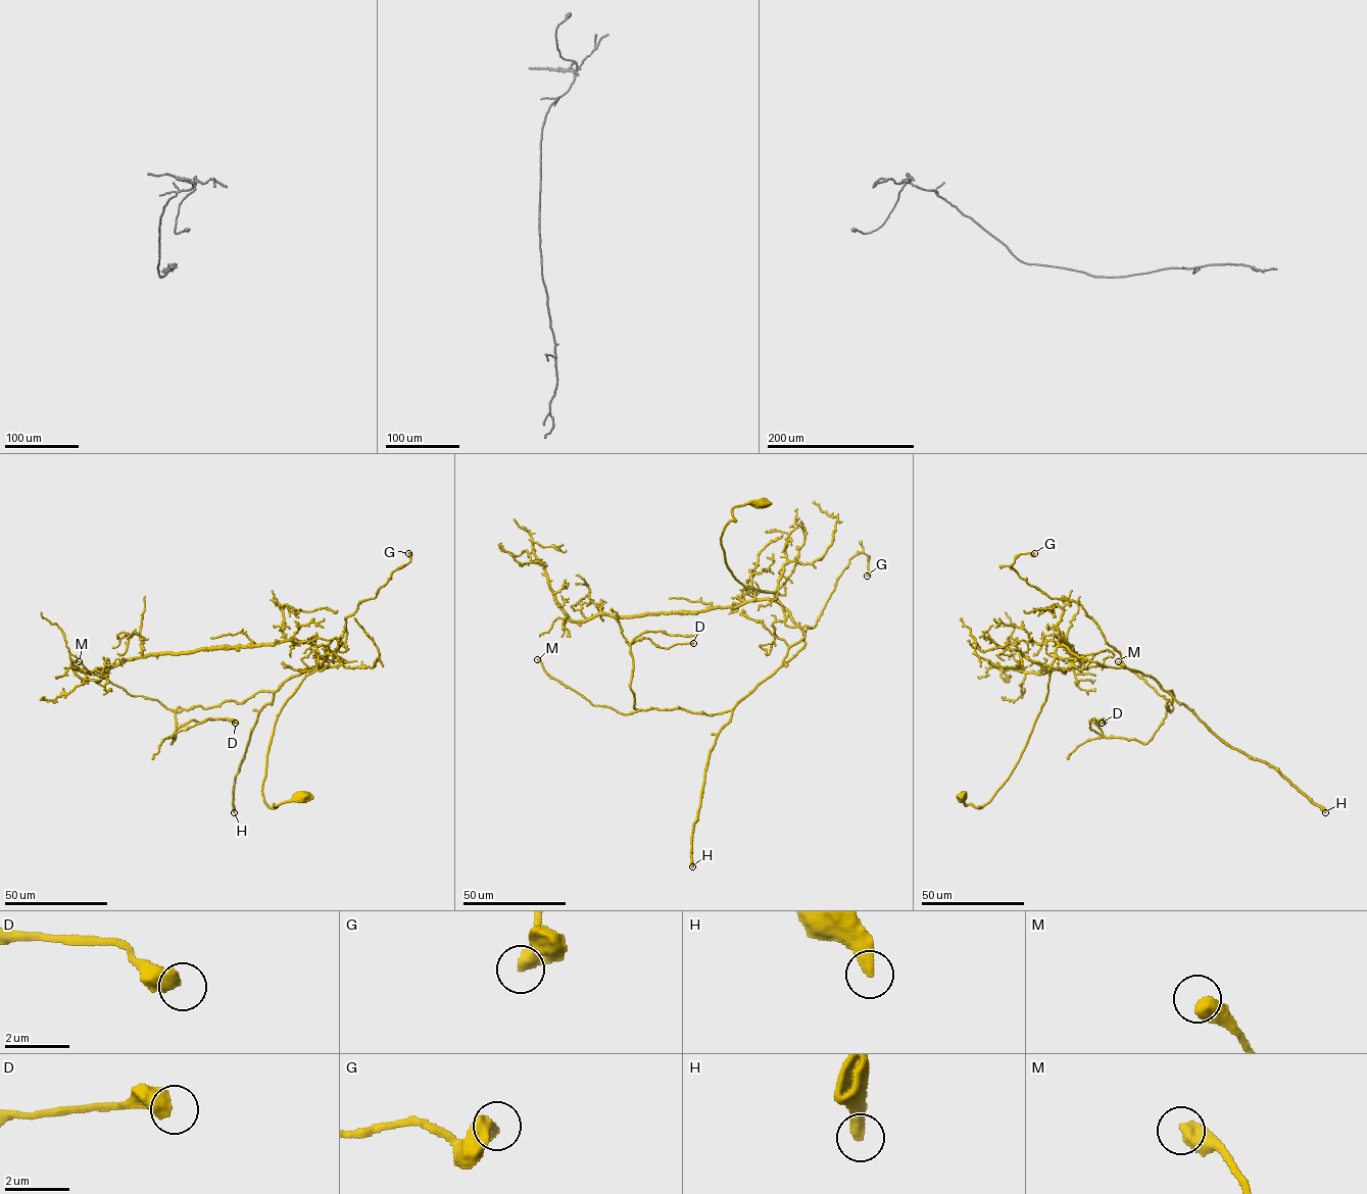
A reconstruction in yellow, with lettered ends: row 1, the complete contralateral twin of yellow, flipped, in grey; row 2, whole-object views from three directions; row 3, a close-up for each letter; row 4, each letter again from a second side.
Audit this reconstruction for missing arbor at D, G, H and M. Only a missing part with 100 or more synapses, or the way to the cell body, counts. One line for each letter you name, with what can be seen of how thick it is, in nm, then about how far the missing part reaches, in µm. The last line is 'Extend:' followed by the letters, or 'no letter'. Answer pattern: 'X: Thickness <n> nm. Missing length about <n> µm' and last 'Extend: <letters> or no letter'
H: Thickness 440 nm. Missing length about 550 µm
Extend: H

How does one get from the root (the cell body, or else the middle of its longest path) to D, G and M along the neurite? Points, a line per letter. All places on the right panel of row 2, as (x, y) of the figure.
D: (962, 797), (980, 808), (1008, 779), (1056, 656), (1135, 669), (1173, 692), (1145, 743), (1106, 738), (1102, 723)
G: (962, 797), (980, 808), (1008, 779), (1056, 656), (1123, 666), (1081, 605), (1050, 598), (1012, 567), (1034, 553)
M: (962, 797), (980, 808), (1008, 779), (1056, 656), (1151, 676), (1173, 692), (1173, 709), (1118, 661)

